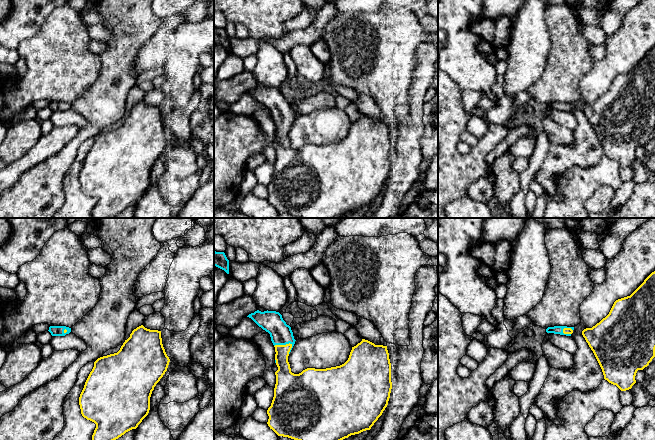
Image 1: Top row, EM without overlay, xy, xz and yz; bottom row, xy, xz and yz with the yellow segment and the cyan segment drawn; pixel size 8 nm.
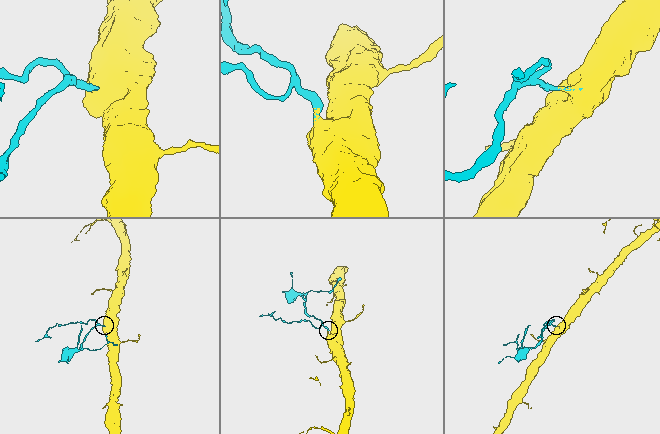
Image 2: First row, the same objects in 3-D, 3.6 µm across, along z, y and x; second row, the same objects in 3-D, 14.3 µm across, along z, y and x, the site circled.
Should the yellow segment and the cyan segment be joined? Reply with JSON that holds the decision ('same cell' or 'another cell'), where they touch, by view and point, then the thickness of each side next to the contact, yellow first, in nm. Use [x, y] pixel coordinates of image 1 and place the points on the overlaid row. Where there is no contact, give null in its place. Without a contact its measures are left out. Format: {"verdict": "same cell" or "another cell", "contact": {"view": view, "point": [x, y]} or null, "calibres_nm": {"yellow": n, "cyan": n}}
{"verdict": "same cell", "contact": {"view": "xz", "point": [284, 345]}, "calibres_nm": {"yellow": 140, "cyan": 180}}

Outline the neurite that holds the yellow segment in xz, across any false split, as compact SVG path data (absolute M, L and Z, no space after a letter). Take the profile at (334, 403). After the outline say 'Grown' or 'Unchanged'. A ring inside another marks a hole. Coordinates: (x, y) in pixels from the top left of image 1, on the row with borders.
M257 310L247 317L270 334L275 347L278 370L274 397L267 410L270 429L278 436L294 440L343 440L371 429L387 407L392 389L387 346L362 339L352 347L344 364L326 369L307 368L294 374L288 356L296 340L282 315L276 311Z. Grown

